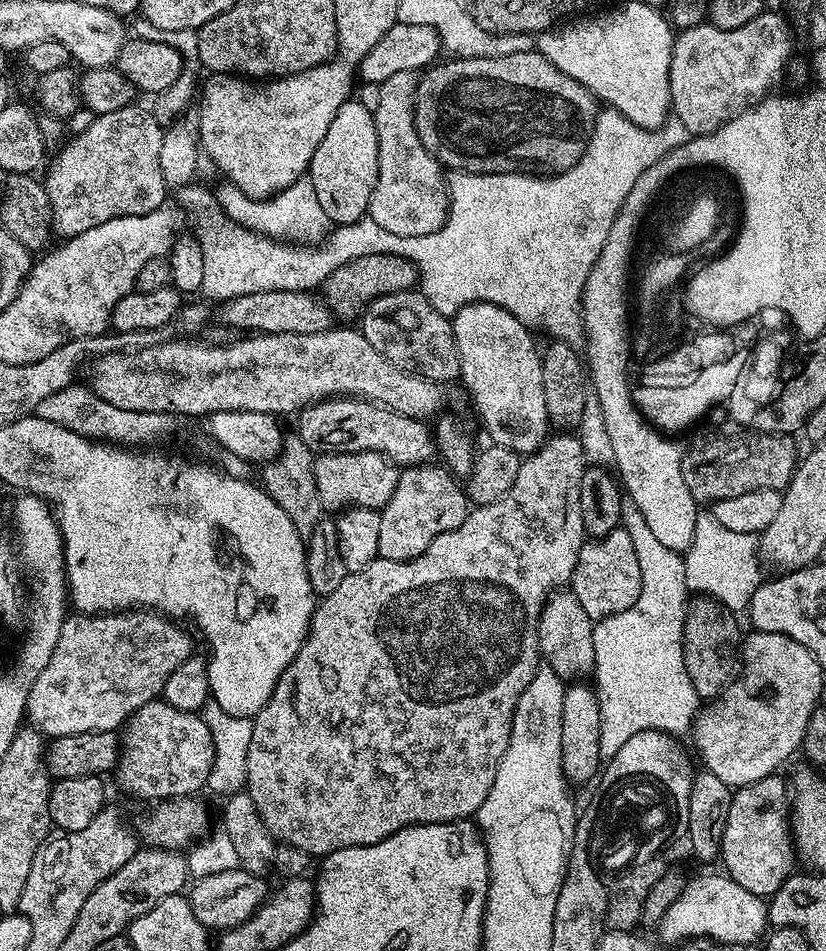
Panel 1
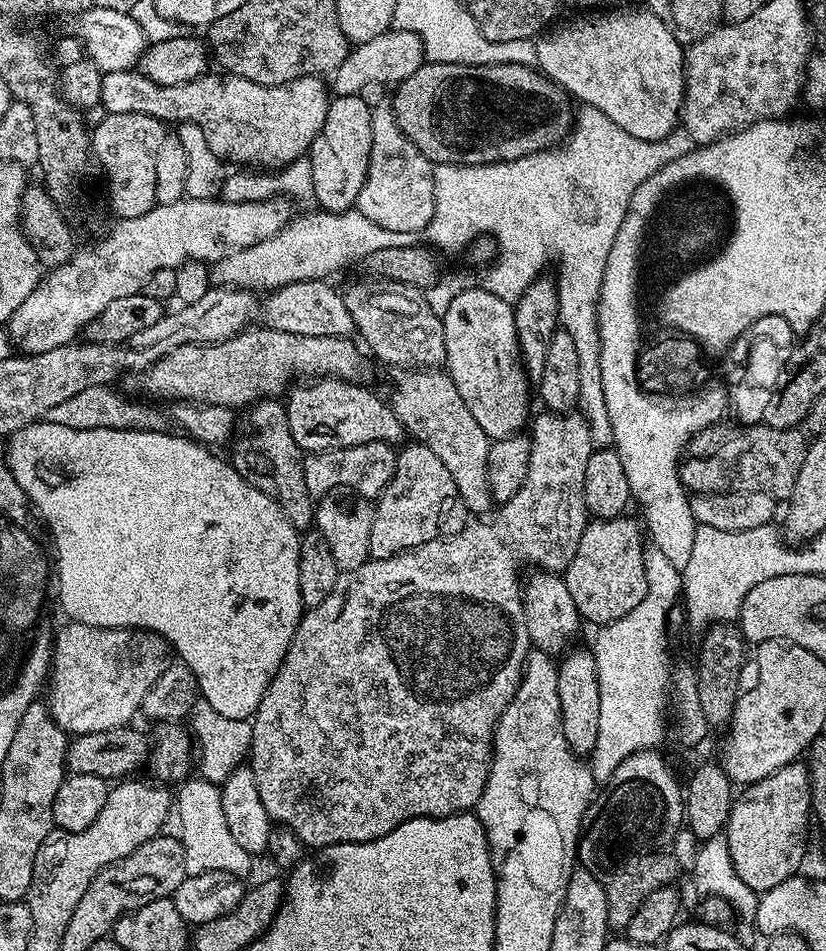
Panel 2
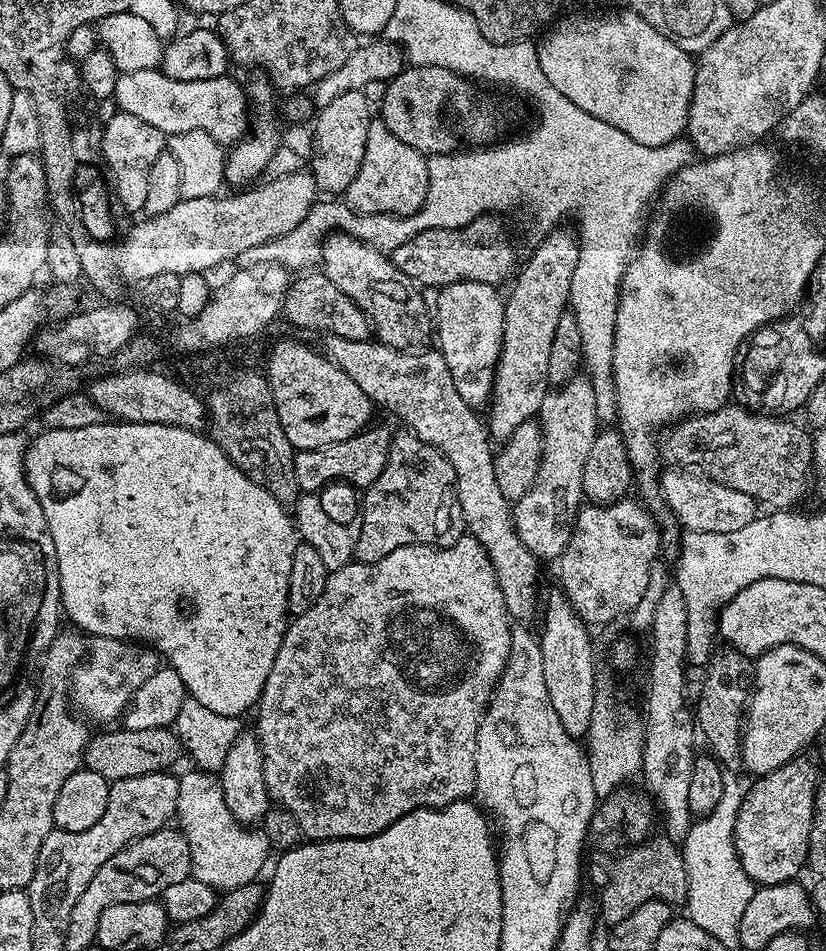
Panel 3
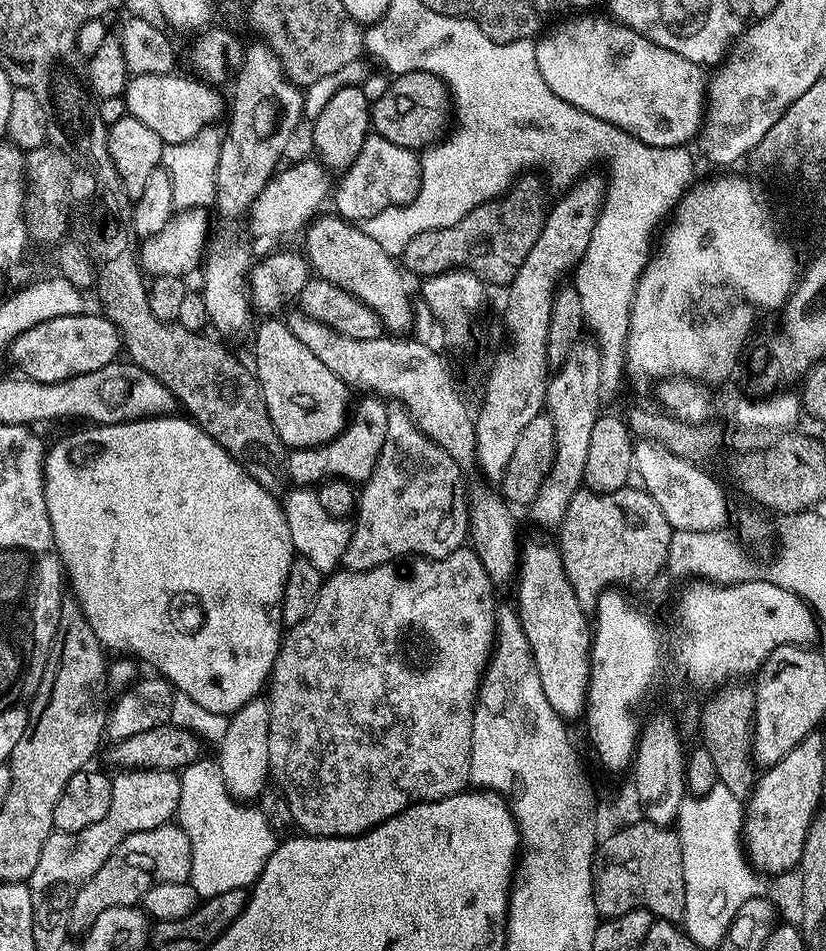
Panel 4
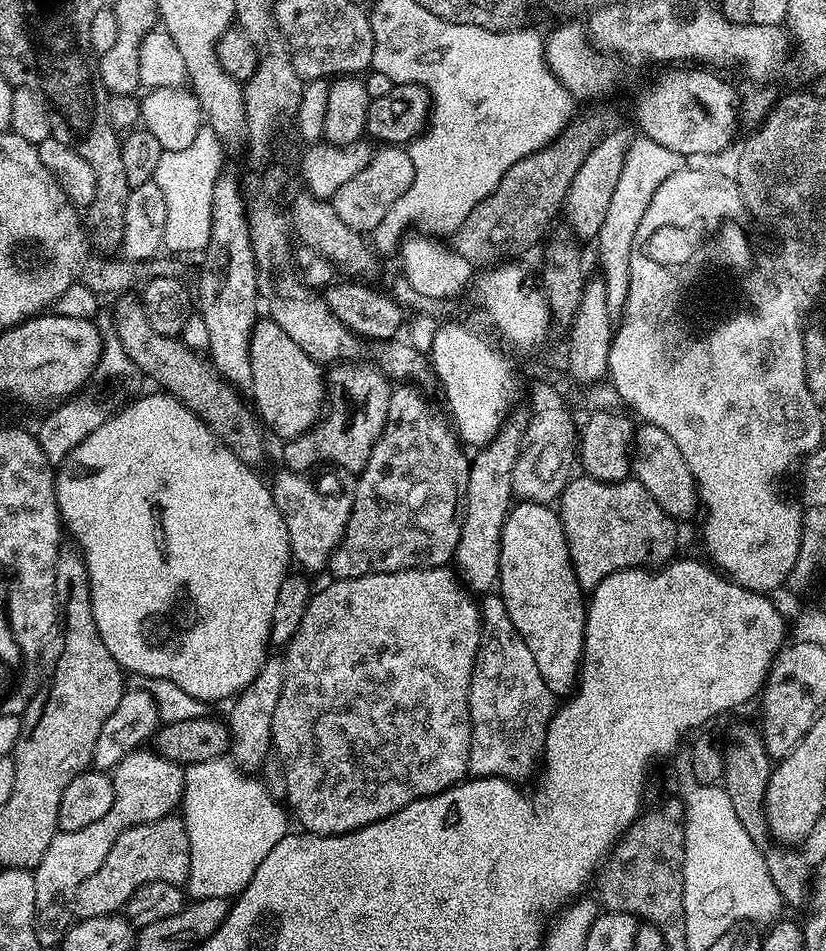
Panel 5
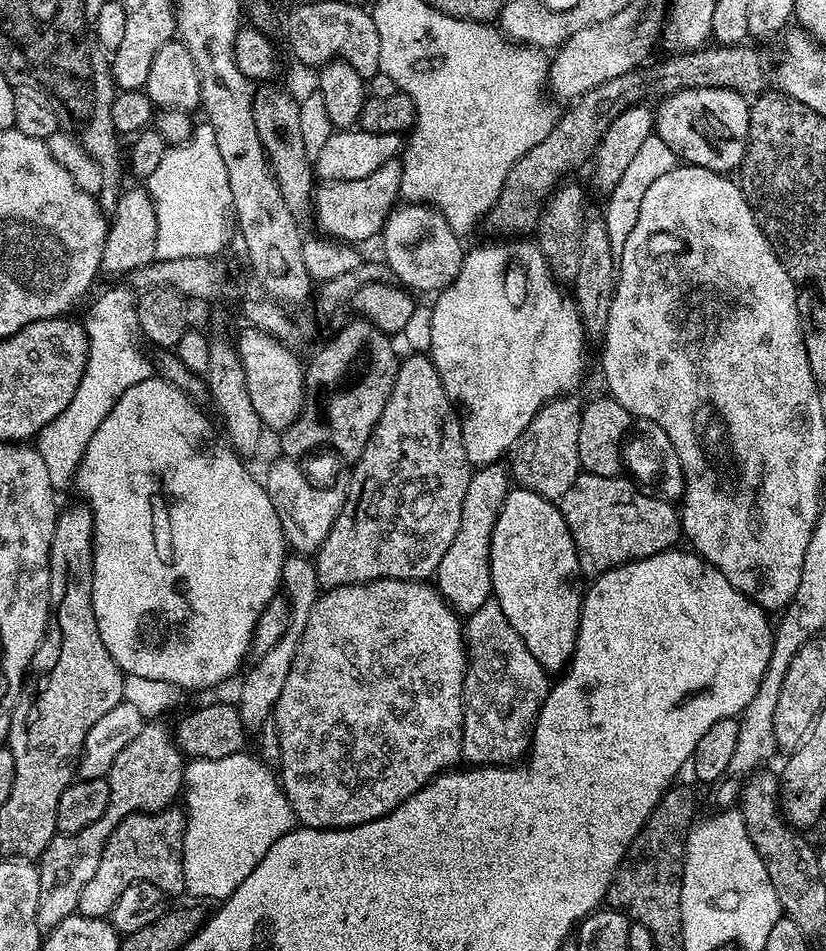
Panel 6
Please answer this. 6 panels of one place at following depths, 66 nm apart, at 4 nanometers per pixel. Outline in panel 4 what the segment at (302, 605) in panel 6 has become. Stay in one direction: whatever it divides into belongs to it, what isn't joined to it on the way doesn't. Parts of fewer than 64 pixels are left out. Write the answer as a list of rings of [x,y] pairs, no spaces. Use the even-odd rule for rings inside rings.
[[[257,698],[246,702],[238,711],[227,717],[225,736],[219,740],[218,763],[225,779],[226,790],[240,802],[252,802],[264,788],[264,783],[269,783],[268,759],[270,750],[270,706],[267,699]]]

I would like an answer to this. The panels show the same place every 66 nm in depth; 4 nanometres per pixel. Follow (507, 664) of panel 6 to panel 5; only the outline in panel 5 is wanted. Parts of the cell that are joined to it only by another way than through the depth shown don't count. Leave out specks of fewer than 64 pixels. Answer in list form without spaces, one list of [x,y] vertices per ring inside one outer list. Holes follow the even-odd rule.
[[[499,594],[485,595],[480,614],[480,649],[468,687],[472,723],[469,773],[473,777],[501,776],[513,782],[531,777],[541,763],[553,711],[552,691],[542,682],[542,674],[538,674],[534,654],[530,654],[518,630],[514,630],[502,598]]]

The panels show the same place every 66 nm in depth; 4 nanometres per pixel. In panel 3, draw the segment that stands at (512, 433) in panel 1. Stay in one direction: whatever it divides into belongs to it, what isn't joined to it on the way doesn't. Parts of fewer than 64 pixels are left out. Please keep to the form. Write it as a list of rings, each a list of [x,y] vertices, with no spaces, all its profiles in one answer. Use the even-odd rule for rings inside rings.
[[[459,280],[445,284],[435,293],[434,340],[436,336],[438,350],[446,358],[446,366],[450,366],[450,378],[454,378],[458,394],[473,410],[483,409],[491,401],[492,378],[504,337],[504,300],[496,292],[499,291],[490,284]]]

